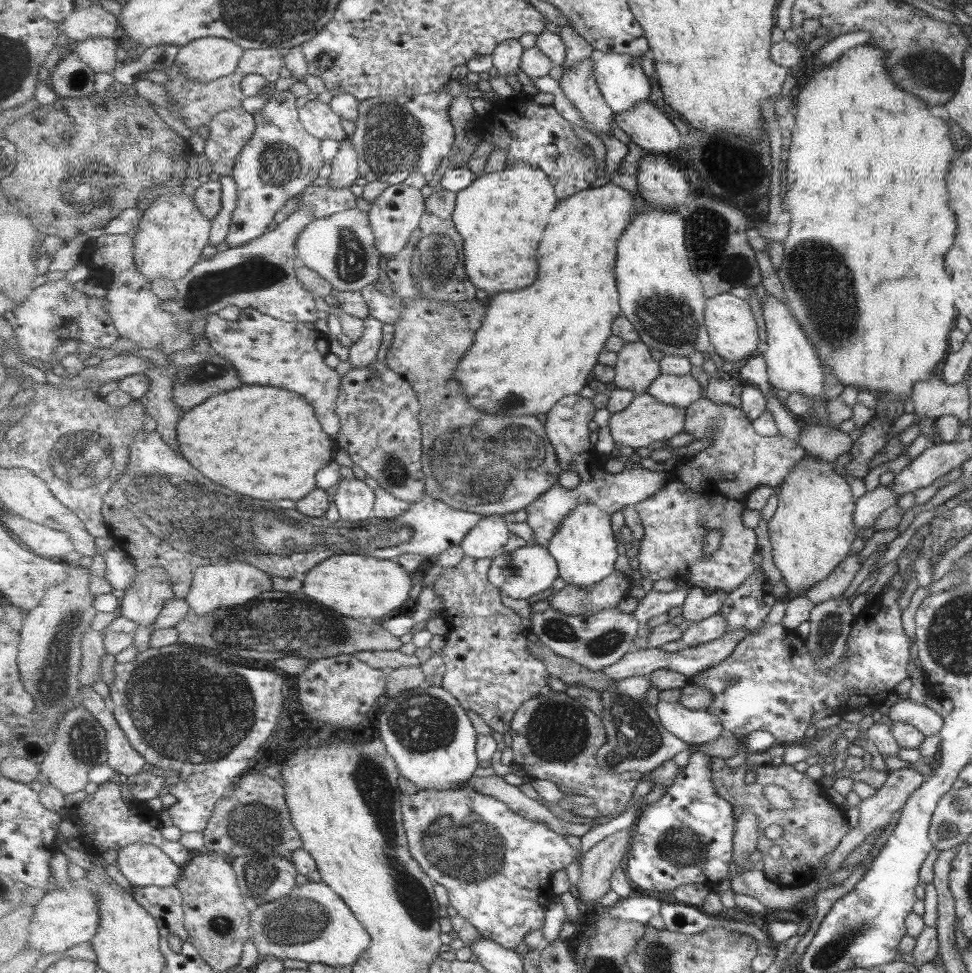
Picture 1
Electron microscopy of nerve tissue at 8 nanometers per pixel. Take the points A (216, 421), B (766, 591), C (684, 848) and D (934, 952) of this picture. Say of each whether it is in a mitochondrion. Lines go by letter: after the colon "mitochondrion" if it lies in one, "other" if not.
A: other
B: other
C: mitochondrion
D: other

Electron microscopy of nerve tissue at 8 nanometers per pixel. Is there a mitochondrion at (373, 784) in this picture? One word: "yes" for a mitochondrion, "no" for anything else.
yes

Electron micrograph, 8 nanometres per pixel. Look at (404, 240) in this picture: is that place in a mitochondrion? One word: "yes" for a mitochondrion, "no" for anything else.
yes

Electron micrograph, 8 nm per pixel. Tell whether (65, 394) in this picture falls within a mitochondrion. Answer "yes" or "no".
no

